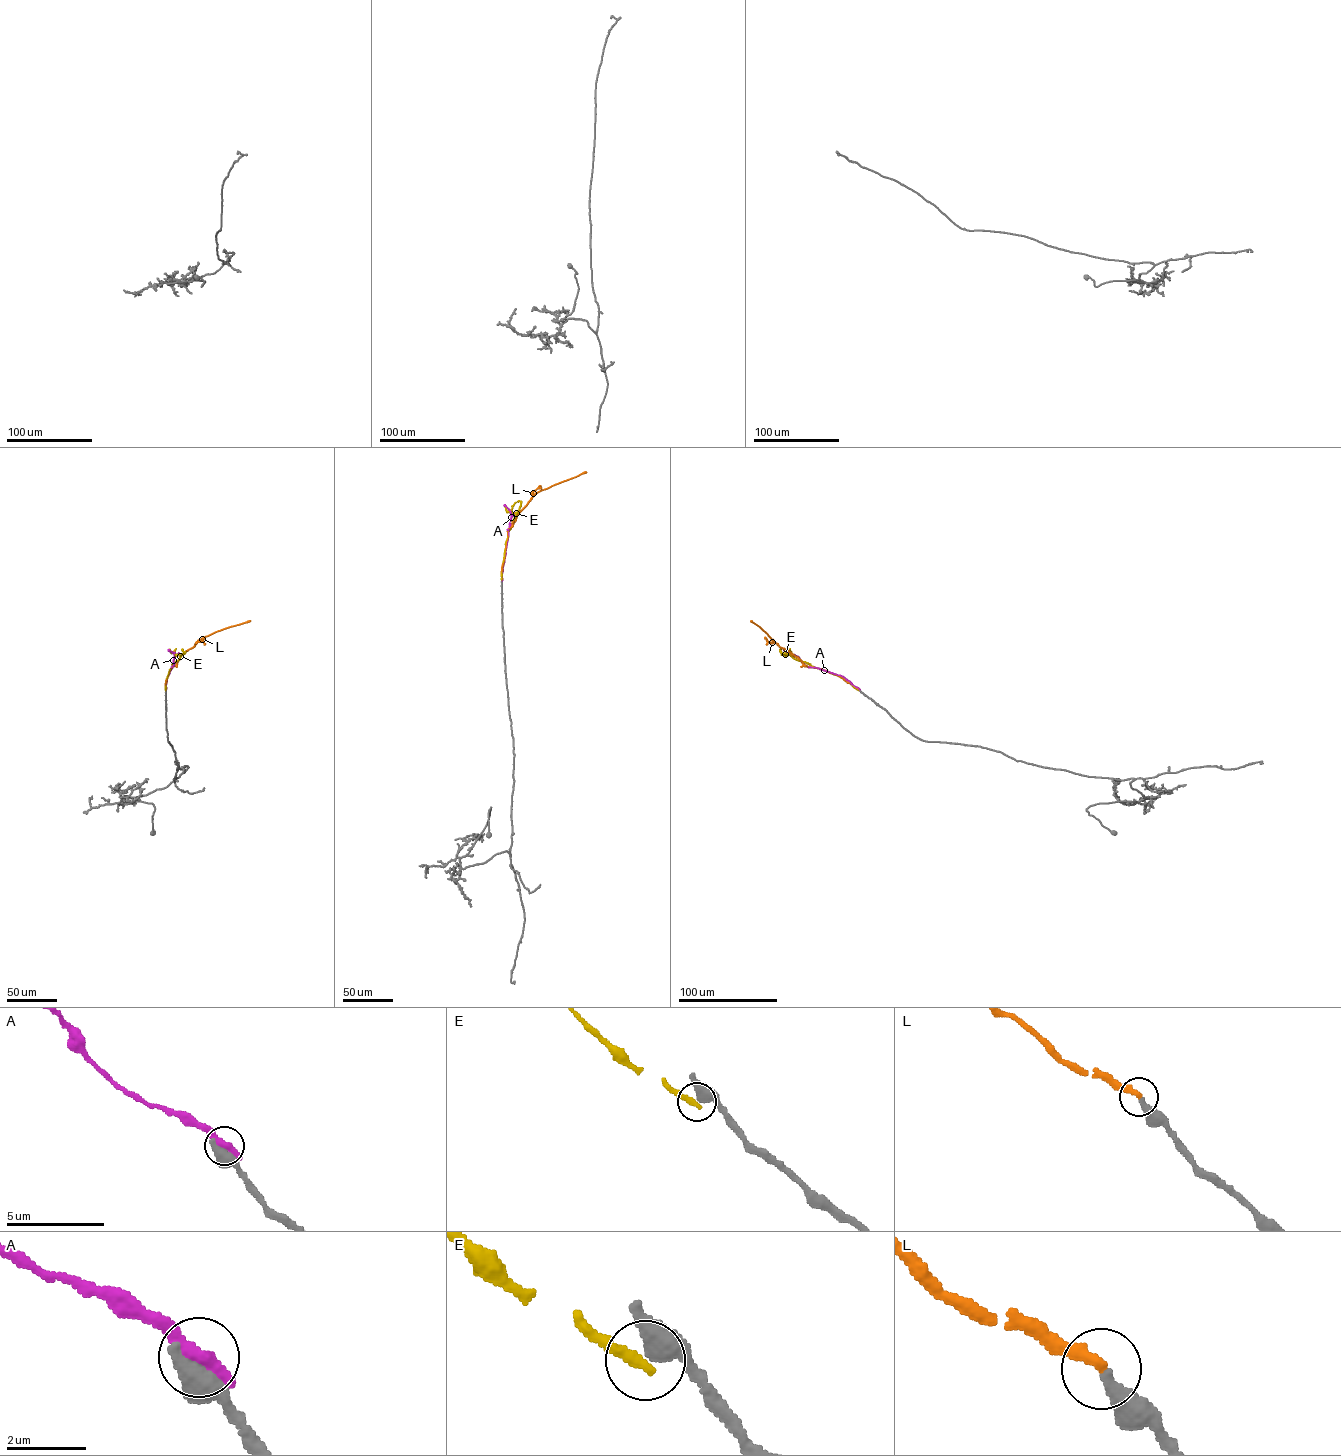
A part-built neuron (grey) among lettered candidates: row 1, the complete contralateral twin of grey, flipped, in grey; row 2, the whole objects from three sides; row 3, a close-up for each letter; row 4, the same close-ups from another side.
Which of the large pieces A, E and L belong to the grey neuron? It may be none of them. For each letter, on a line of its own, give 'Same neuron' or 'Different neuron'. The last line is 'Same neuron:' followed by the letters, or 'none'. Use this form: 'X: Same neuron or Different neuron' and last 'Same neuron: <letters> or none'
A: Different neuron
E: Different neuron
L: Same neuron
Same neuron: L

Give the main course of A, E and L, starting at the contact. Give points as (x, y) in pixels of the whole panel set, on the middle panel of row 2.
A: (502, 580), (511, 517), (504, 505)
E: (501, 579), (508, 531), (516, 513), (510, 512), (515, 502)
L: (502, 579), (507, 531), (517, 514), (537, 492), (586, 472)

